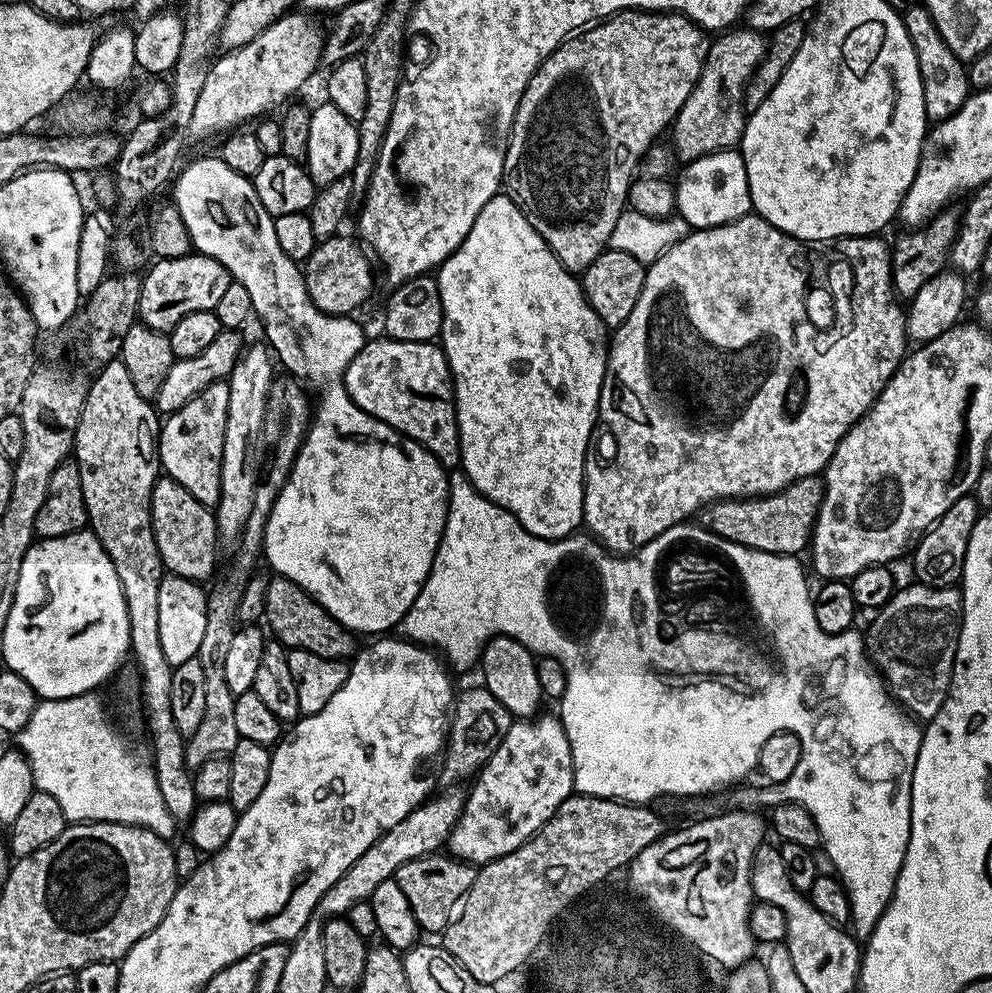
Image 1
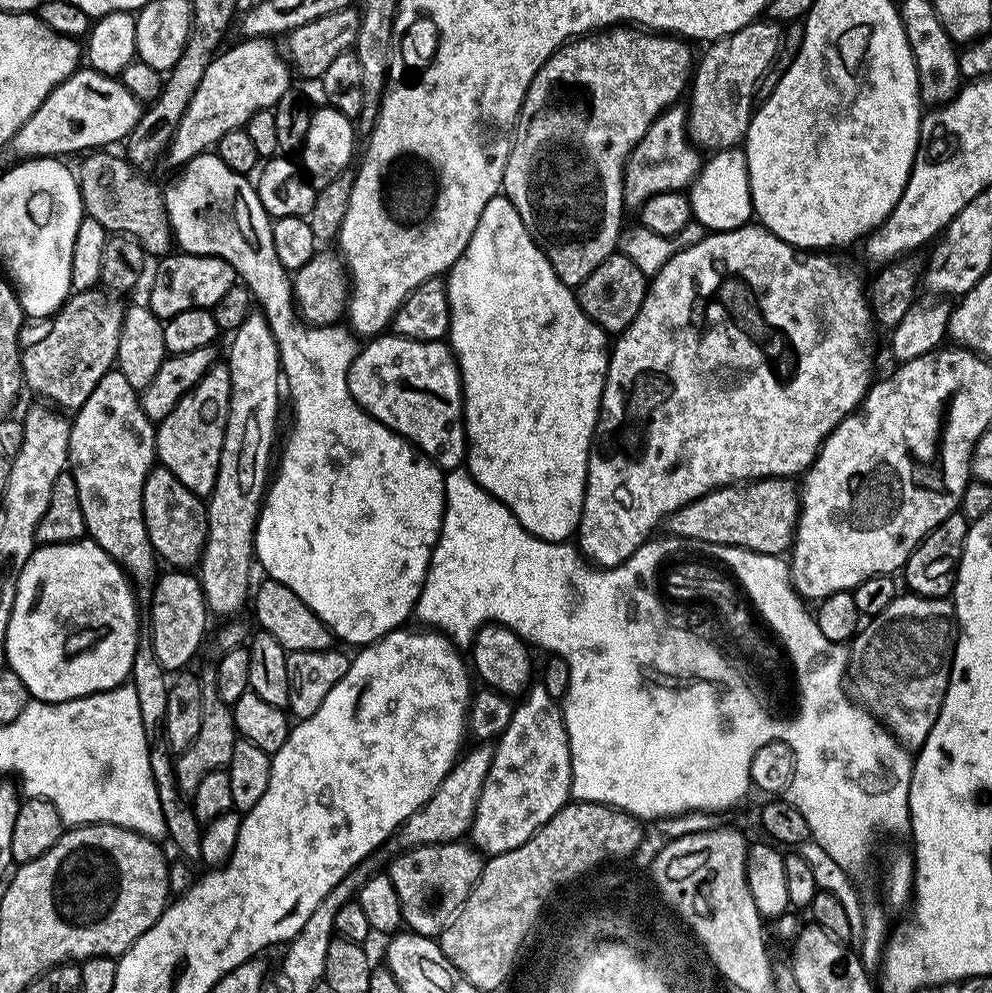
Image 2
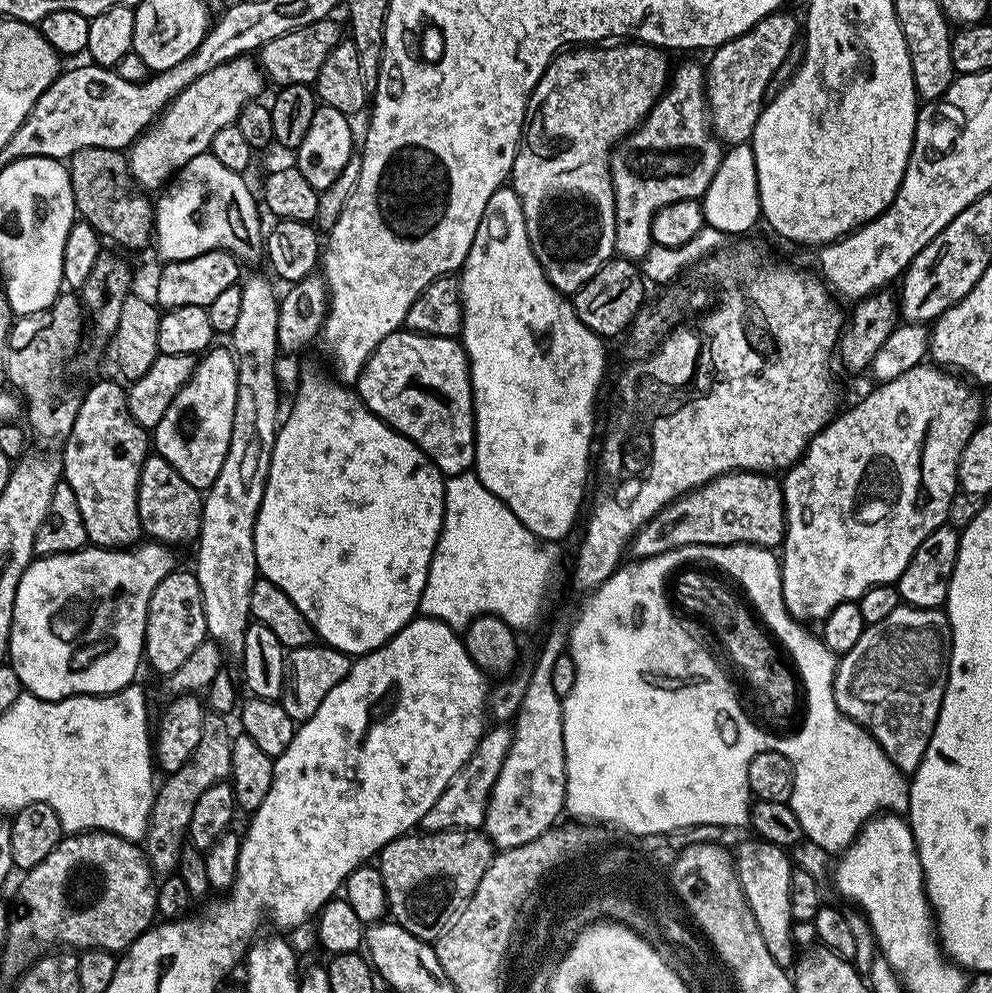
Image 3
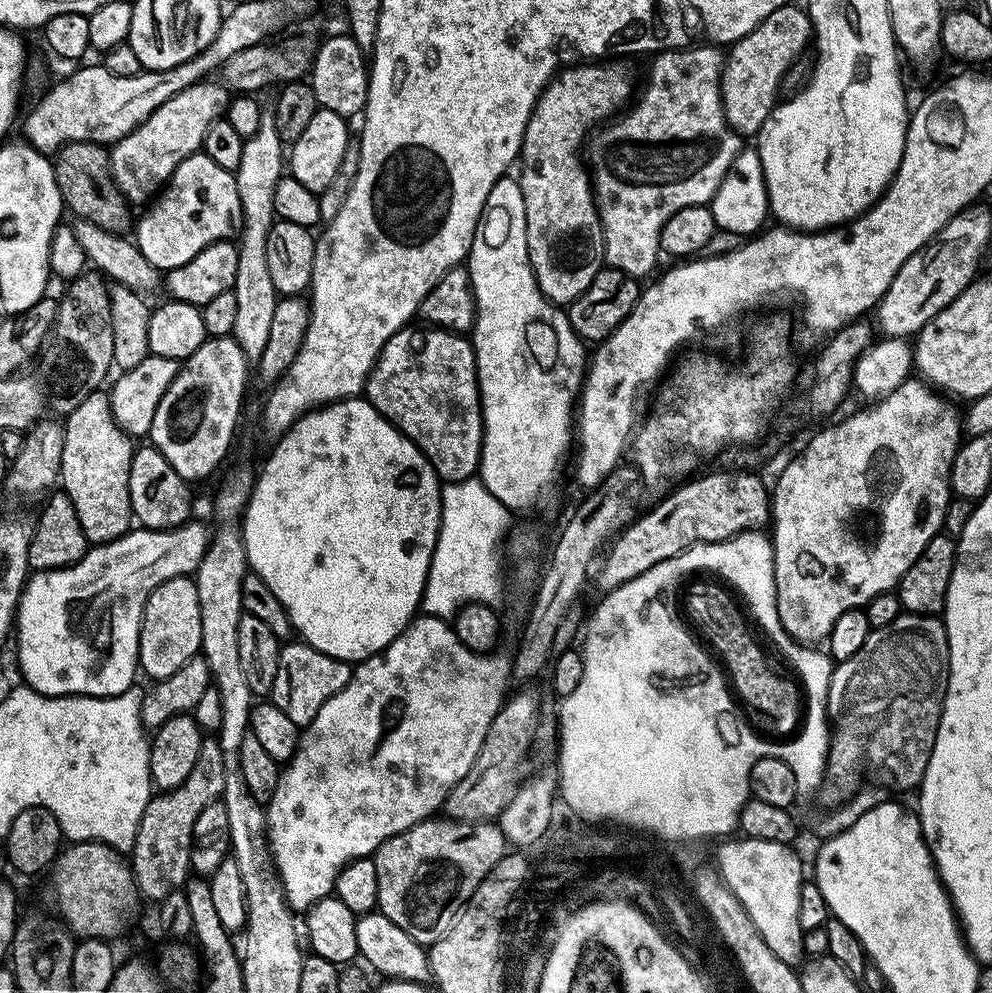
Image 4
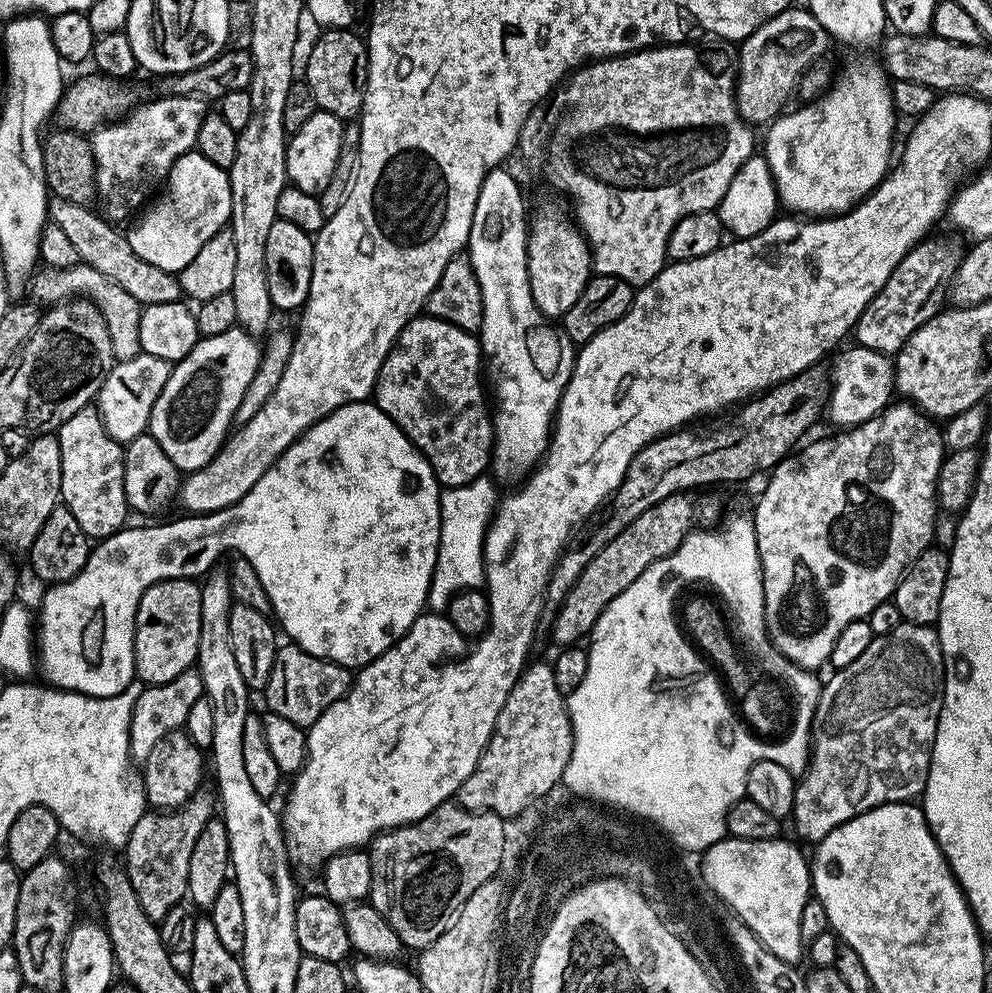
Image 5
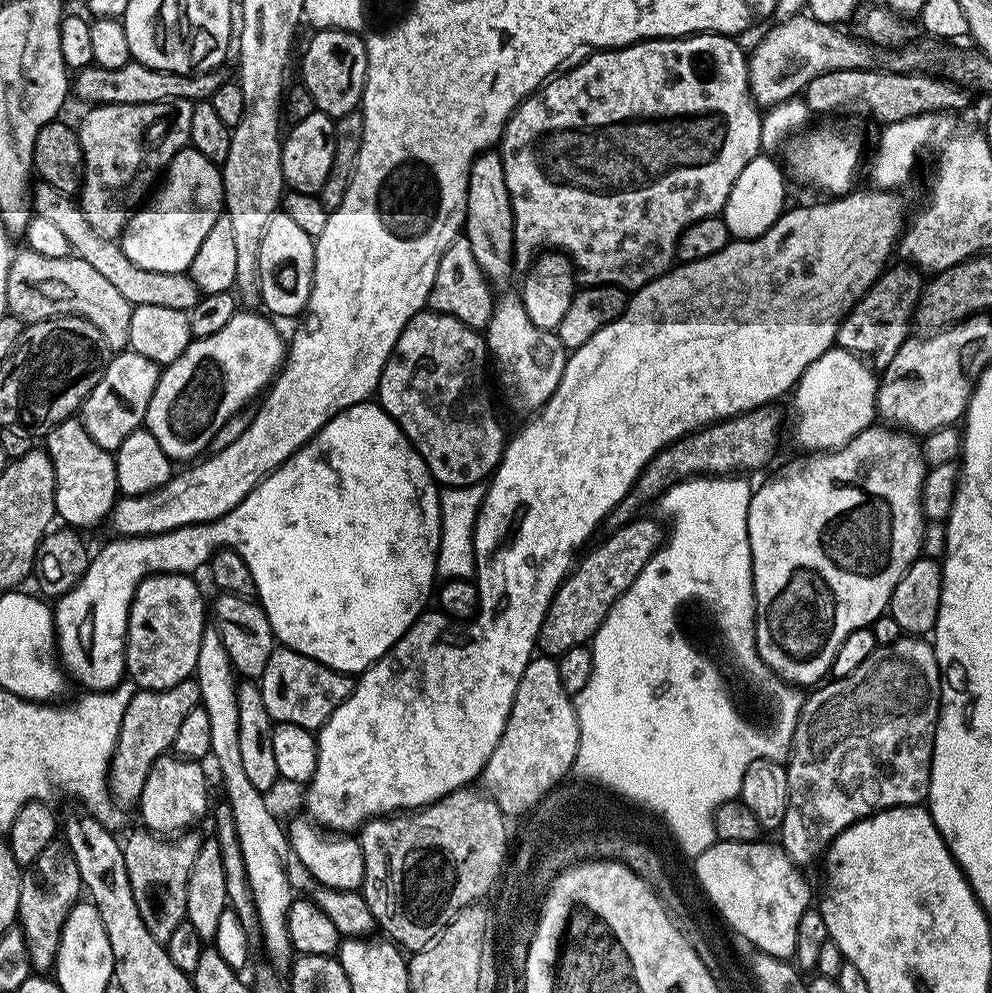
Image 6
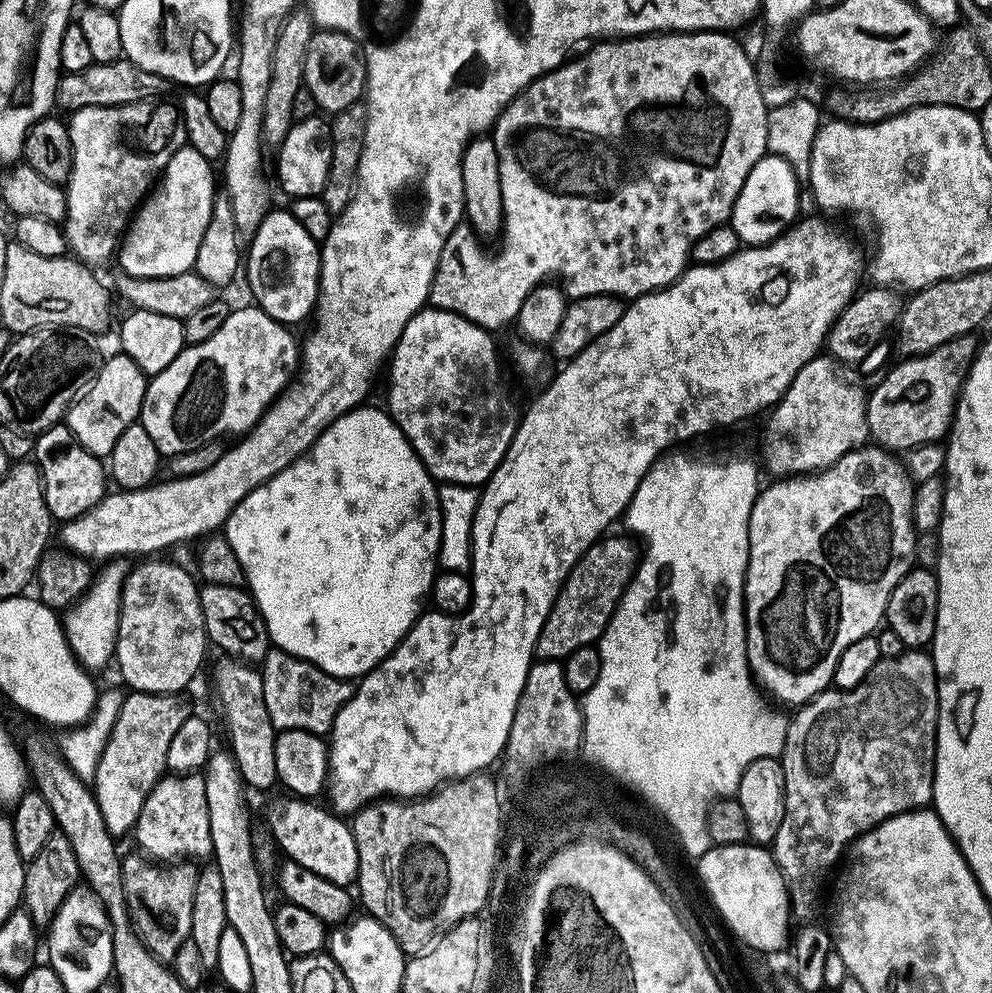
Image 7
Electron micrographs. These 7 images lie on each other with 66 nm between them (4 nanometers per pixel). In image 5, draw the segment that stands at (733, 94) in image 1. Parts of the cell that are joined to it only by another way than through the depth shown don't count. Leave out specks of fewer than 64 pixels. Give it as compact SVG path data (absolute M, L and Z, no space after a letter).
M789 6L784 8L778 14L774 14L774 18L770 18L762 26L758 26L758 30L754 30L754 34L750 34L739 45L738 48L738 75L736 77L736 109L738 114L747 124L753 126L767 126L785 111L788 99L793 98L797 91L797 84L803 78L804 72L807 71L812 64L821 58L827 57L828 44L830 45L830 37L828 32L818 22L818 18L814 18L814 14L809 12L807 7Z

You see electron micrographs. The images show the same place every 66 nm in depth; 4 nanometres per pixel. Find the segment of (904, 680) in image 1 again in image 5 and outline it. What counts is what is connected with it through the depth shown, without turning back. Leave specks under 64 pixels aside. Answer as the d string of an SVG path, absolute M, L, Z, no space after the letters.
M903 622L894 630L881 636L873 635L870 646L850 666L835 669L833 676L826 680L820 689L820 697L816 703L816 712L812 716L812 734L810 737L810 755L806 765L806 771L799 777L794 794L794 806L792 807L791 823L796 823L796 832L804 840L818 842L830 834L838 826L842 826L850 818L862 814L871 808L877 808L883 804L902 804L915 801L923 797L924 787L930 774L930 762L934 750L934 738L938 730L938 718L944 701L944 655L940 645L940 633L930 624L910 624Z

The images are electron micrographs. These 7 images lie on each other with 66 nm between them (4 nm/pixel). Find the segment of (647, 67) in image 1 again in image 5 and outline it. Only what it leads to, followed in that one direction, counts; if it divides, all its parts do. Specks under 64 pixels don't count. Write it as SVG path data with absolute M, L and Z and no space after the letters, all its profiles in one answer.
M544 204L537 210L536 217L531 217L528 226L528 277L530 278L530 294L534 298L534 306L538 306L538 310L540 310L544 316L549 318L563 318L566 314L566 310L570 310L570 306L574 306L574 302L578 302L578 294L582 294L582 290L594 275L592 250L588 247L588 241L584 239L584 234L574 223L573 217L569 215L567 211L565 212L566 213L564 213L556 204Z

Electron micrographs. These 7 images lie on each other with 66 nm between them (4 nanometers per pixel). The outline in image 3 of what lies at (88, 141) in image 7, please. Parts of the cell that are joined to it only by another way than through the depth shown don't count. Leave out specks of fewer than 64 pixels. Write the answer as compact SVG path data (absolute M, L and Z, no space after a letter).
M251 55L236 57L191 82L160 113L154 127L127 149L128 172L133 181L144 190L163 189L190 158L205 155L211 149L218 130L237 123L240 111L260 96L264 84L266 77Z

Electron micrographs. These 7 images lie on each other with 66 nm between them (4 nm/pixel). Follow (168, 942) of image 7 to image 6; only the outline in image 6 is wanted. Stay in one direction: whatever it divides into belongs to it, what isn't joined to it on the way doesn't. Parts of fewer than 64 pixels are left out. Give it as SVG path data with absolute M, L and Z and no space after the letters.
M139 830L123 841L126 858L126 874L130 874L130 890L134 890L134 902L138 902L138 914L146 922L146 930L161 942L171 940L186 920L186 888L190 882L190 870L198 855L201 837L189 830L171 838L155 832Z

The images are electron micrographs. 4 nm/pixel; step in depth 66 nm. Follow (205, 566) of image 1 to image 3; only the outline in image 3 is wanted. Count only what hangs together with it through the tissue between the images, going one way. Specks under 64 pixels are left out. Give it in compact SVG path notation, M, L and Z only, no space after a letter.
M149 454L138 478L138 518L145 537L169 546L191 545L200 535L204 496L201 489L190 486L166 458Z

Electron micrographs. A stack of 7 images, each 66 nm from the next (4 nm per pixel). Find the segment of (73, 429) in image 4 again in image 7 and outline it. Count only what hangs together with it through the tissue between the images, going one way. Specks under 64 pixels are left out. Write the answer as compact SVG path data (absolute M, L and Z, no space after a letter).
M64 422L56 423L35 437L34 463L44 483L46 506L56 522L85 516L106 495L107 484L110 484L105 461L86 451Z

